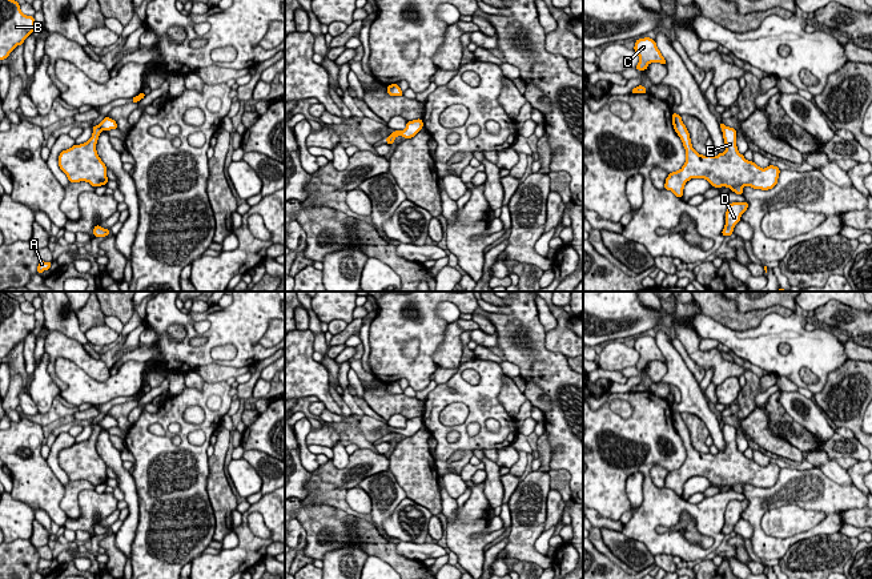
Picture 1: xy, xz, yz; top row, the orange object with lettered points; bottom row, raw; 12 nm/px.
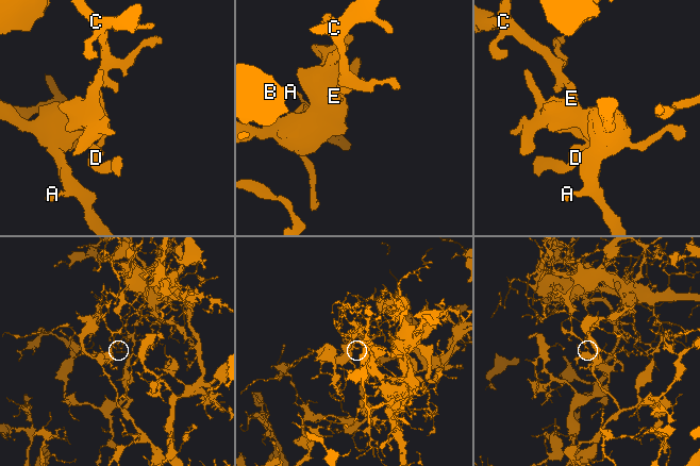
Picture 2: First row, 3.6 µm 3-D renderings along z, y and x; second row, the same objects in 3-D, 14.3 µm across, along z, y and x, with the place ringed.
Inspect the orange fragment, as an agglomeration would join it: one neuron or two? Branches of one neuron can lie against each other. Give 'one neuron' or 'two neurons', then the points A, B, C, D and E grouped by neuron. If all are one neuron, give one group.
two neurons; A B D E / C

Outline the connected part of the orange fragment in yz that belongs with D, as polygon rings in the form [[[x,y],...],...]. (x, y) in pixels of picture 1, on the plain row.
[[[732,500],[728,503],[726,510],[726,523],[722,528],[724,535],[731,534],[734,531],[735,523],[740,519],[742,512],[747,508],[748,500]]]

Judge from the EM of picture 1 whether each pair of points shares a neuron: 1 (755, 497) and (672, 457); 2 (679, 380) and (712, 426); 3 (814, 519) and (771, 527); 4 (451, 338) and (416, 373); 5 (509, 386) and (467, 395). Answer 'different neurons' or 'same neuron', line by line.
1: different neurons
2: same neuron
3: same neuron
4: different neurons
5: different neurons

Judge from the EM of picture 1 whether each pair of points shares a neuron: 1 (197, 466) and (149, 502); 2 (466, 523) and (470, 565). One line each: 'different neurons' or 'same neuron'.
1: same neuron
2: same neuron

